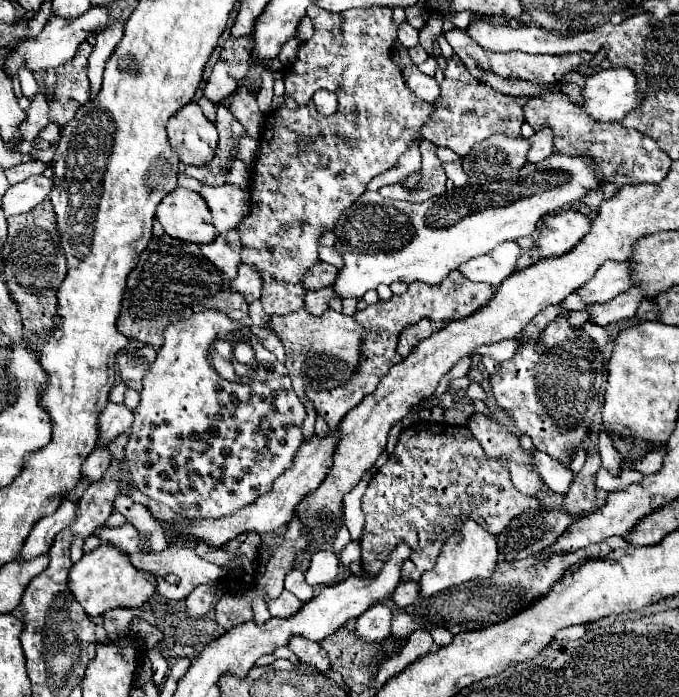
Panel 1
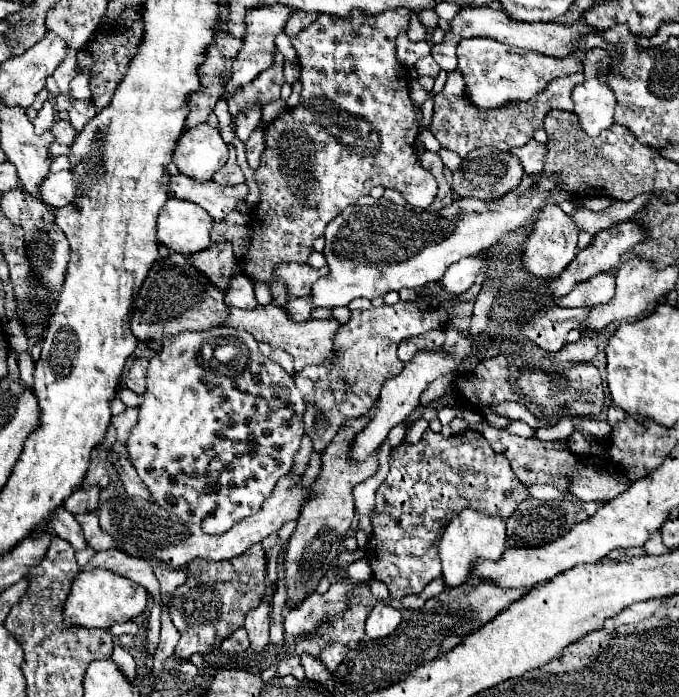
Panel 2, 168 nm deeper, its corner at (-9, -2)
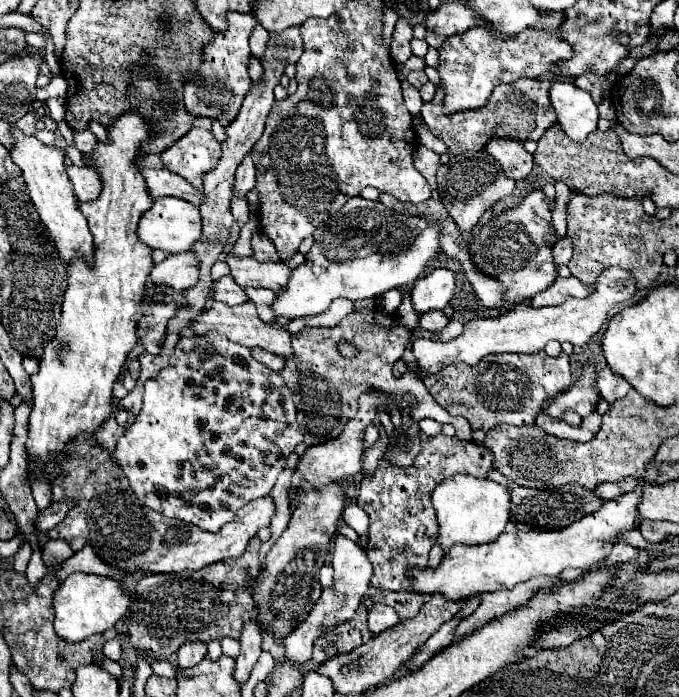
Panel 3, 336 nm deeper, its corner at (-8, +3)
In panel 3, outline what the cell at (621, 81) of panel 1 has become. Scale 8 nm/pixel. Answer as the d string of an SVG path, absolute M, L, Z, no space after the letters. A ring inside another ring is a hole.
M554 82L550 88L550 100L558 114L558 124L572 140L586 140L596 130L600 112L590 92L578 88L574 82Z

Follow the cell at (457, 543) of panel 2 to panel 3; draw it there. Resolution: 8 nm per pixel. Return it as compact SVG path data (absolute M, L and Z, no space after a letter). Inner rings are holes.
M456 474L452 478L446 478L442 484L438 484L432 492L432 504L436 508L438 516L438 544L442 546L442 552L450 552L454 544L490 544L494 542L506 528L510 520L510 492L488 480L488 478L474 478L466 474Z

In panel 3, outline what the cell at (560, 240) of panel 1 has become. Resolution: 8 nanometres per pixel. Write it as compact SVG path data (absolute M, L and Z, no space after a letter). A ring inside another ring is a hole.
M534 190L516 208L486 222L480 228L480 234L476 238L470 238L472 260L478 266L478 270L502 280L508 292L506 292L506 304L502 308L494 308L494 310L484 308L480 300L476 302L476 308L484 316L490 316L490 318L500 316L512 304L518 304L546 290L558 278L558 266L552 256L552 246L556 242L558 242L558 236L552 226L550 202L546 202L546 194L542 190Z

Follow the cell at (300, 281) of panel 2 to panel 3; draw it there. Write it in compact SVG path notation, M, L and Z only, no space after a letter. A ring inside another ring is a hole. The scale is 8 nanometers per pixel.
M230 256L228 260L232 278L242 286L254 288L268 288L278 292L278 288L286 288L286 280L290 280L292 268L286 262L256 262L254 258L238 258Z

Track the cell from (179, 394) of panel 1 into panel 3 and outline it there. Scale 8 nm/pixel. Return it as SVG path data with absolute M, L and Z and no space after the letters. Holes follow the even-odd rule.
M212 334L180 338L170 364L146 380L144 406L126 434L118 438L114 456L134 494L148 508L196 524L206 532L218 532L222 524L234 520L238 508L274 488L288 454L302 440L292 392L284 386L282 376L258 364L248 348Z

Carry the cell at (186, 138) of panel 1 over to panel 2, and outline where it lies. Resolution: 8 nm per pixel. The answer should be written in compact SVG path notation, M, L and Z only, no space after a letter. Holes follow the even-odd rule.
M209 123L197 125L183 133L173 151L173 163L179 173L195 179L211 179L227 161L227 145L223 143L217 129Z

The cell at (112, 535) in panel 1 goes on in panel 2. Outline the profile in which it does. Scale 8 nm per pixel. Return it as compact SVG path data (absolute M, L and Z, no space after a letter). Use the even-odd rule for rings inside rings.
M87 513L87 515L77 515L75 517L79 521L79 525L83 527L83 535L85 535L85 541L91 549L95 551L105 551L105 549L113 549L115 547L115 541L109 539L107 533L103 533L103 529L99 527L99 521L97 521L97 515L95 513Z

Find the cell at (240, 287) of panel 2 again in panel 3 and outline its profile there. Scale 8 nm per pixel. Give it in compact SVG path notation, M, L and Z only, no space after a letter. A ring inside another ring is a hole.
M222 276L218 282L214 282L214 300L224 302L228 306L238 306L248 302L248 296L232 276Z

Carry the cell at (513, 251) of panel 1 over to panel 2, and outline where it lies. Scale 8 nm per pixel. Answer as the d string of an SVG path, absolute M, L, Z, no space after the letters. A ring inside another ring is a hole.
M465 257L465 259L459 259L455 265L451 265L445 275L441 277L439 285L441 289L453 293L453 295L461 295L465 293L479 275L485 273L489 265L489 259L483 261L479 257Z

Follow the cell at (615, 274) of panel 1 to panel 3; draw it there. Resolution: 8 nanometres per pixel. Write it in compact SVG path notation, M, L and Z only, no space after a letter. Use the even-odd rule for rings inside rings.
M574 276L558 278L558 280L554 280L554 284L550 288L546 288L538 296L534 296L530 304L534 308L558 306L558 304L566 302L568 298L586 298L586 296L590 296L590 292L594 292L594 284L582 284Z

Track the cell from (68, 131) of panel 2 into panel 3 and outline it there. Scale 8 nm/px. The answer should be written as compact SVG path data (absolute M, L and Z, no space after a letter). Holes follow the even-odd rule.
M72 128L72 134L74 134L74 144L80 152L92 152L92 148L96 146L96 136L90 130L74 132L74 128Z

